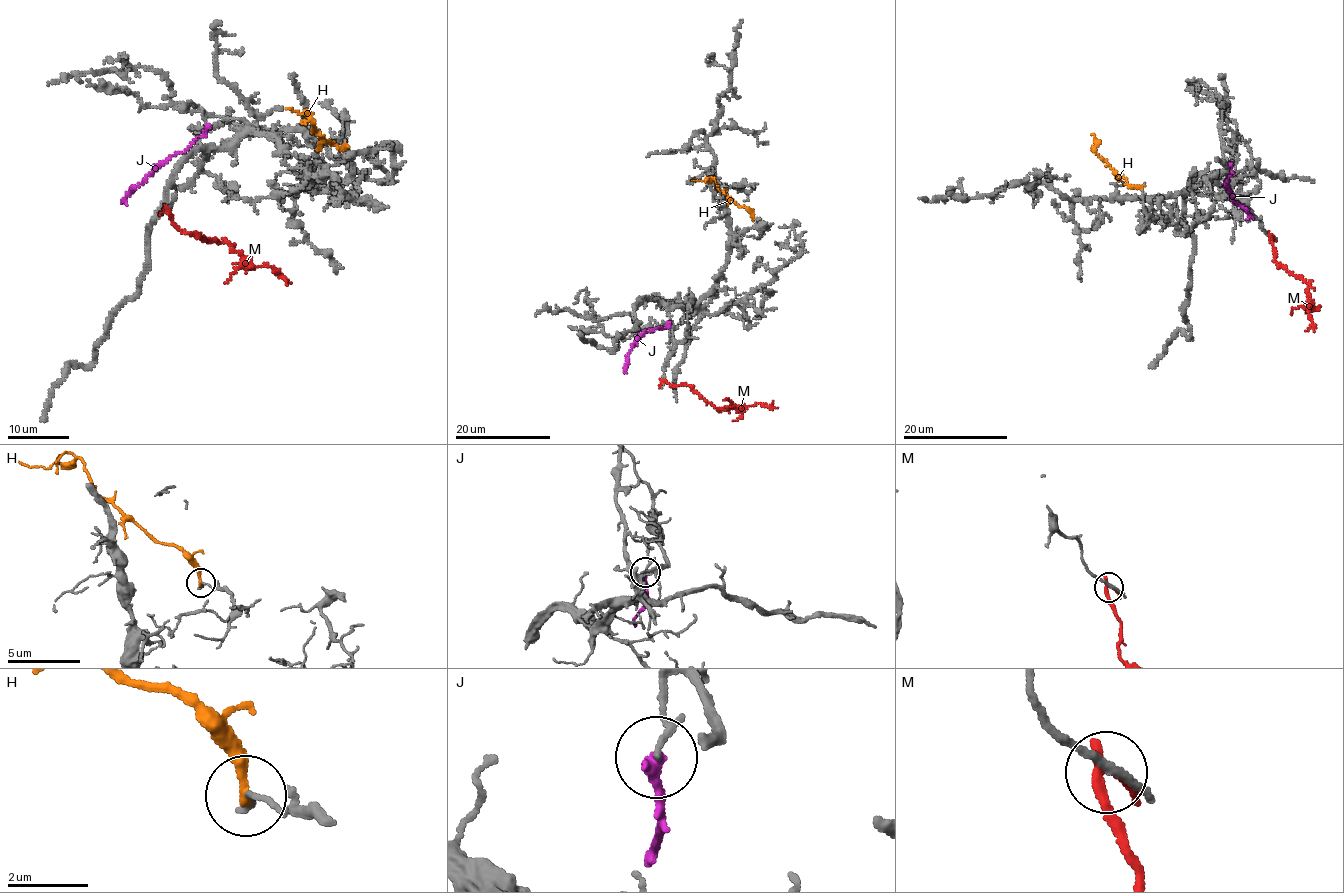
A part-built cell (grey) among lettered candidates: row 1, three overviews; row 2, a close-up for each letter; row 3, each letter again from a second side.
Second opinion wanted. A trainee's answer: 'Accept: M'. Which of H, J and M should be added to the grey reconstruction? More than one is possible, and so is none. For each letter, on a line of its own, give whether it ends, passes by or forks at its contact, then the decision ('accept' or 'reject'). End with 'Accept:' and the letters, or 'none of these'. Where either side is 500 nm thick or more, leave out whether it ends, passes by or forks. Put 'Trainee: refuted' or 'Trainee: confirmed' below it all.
H: it ends; reject
J: it ends; reject
M: it passes by; reject
Accept: none of these
Trainee: refuted

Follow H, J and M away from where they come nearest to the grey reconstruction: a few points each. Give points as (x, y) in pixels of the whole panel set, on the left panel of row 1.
H: (345, 144), (340, 148), (332, 144), (314, 130), (313, 119), (306, 113), (287, 108)
J: (206, 123), (206, 129), (187, 148), (171, 154), (134, 187), (123, 202)
M: (166, 209), (174, 223), (188, 233), (221, 242), (254, 266), (270, 266), (286, 284)

